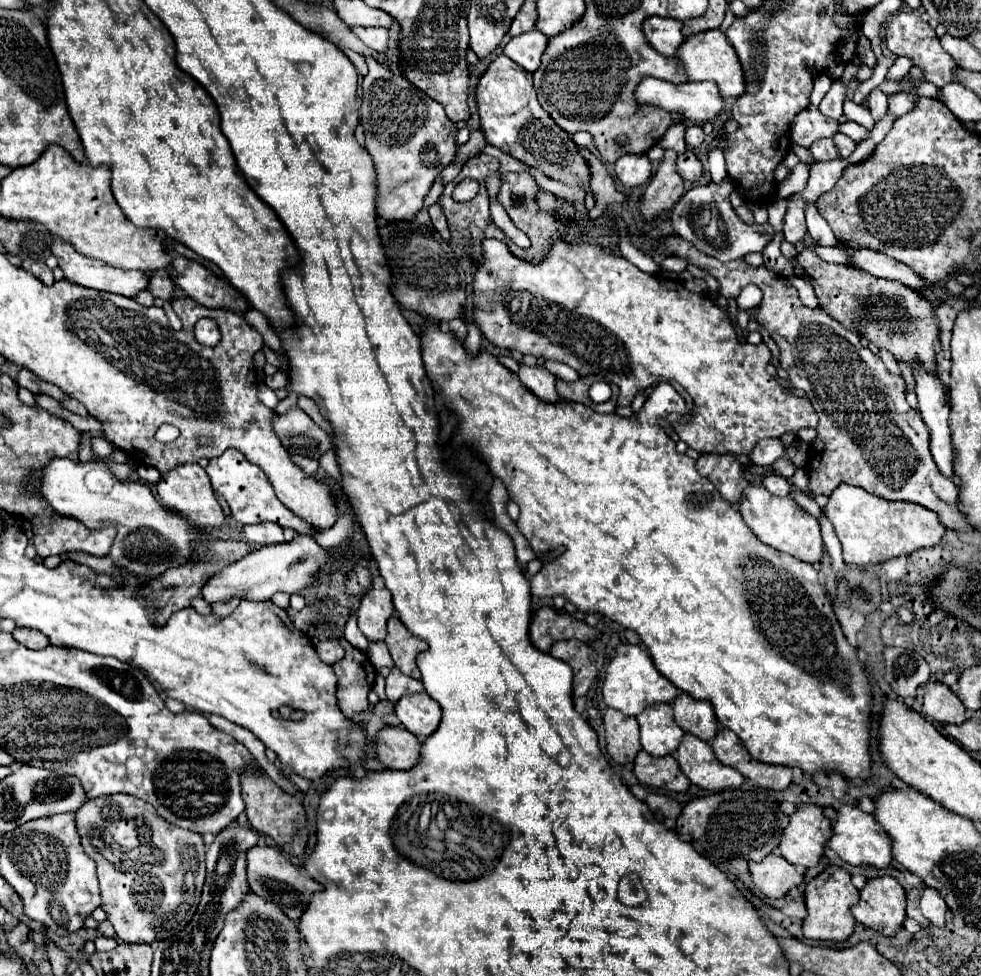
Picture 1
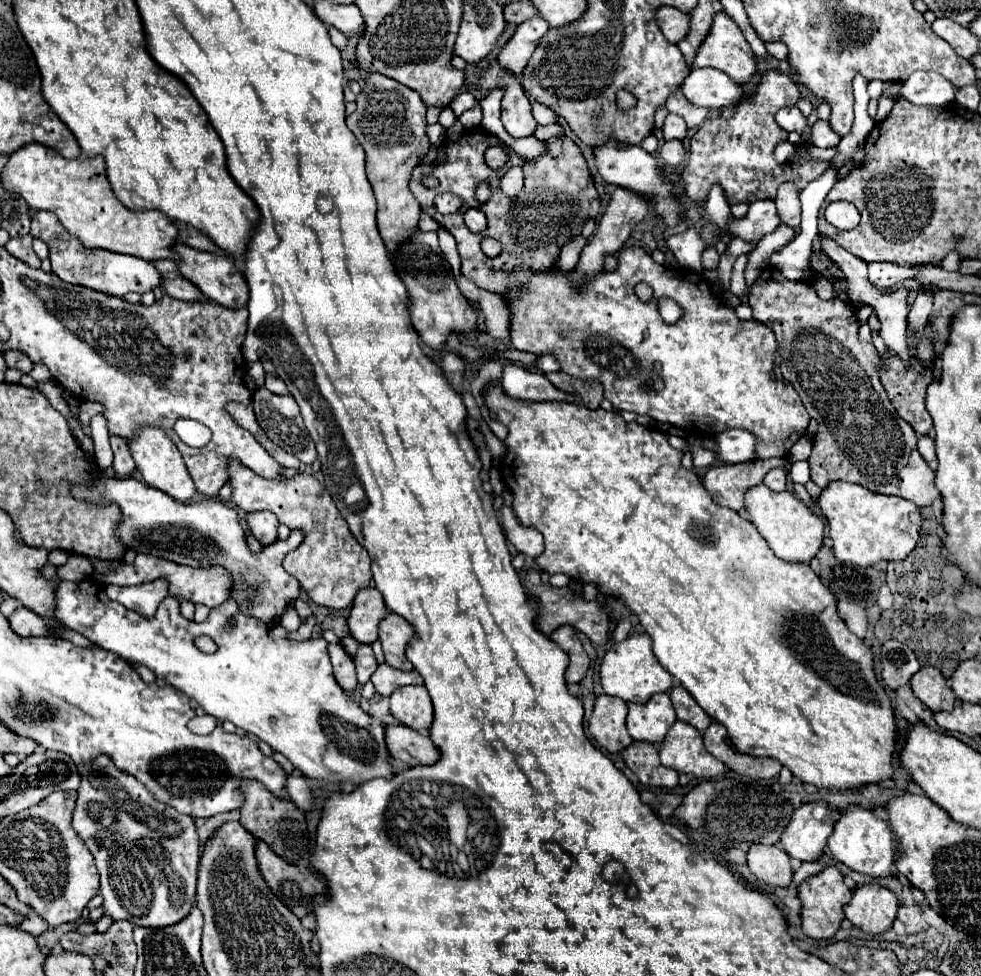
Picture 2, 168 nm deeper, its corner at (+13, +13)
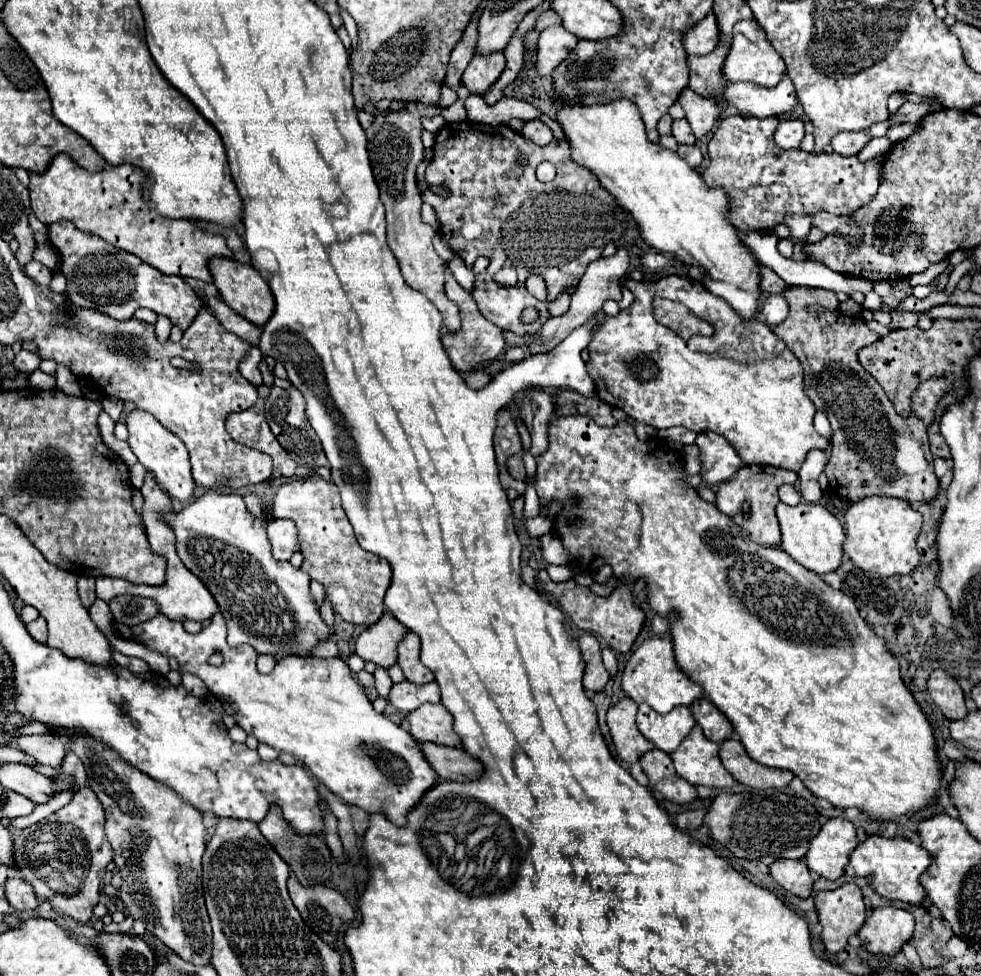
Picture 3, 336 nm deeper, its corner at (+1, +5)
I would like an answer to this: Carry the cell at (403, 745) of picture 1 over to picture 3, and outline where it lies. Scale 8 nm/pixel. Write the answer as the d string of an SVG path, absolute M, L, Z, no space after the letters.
M423 743L421 745L427 761L437 771L439 779L443 781L473 781L481 779L483 765L465 753L461 747L443 747L435 743Z

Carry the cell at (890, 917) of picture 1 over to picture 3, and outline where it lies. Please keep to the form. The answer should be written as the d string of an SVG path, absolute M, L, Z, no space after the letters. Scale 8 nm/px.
M879 907L867 917L859 939L869 953L893 957L901 951L903 943L913 937L913 925L911 913L895 907Z

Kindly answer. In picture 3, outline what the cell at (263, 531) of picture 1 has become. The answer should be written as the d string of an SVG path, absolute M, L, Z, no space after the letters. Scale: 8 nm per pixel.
M271 519L267 525L267 535L275 559L291 559L291 555L299 551L299 531L291 519Z

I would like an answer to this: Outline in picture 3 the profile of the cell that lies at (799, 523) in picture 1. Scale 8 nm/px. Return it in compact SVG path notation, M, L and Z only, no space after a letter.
M785 503L777 505L777 517L781 525L781 549L789 553L797 563L801 563L805 569L825 575L829 571L835 571L841 565L843 557L843 541L845 541L845 531L839 519L821 503L799 503L795 507L789 507Z

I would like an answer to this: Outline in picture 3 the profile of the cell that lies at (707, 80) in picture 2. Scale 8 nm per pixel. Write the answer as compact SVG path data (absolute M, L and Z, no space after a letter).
M789 75L783 77L783 81L779 81L775 87L759 87L751 82L728 82L727 89L721 93L723 101L727 101L729 105L737 107L741 113L751 113L753 117L785 117L787 113L791 113L797 105L797 95L795 95L795 87L793 81L789 79Z

